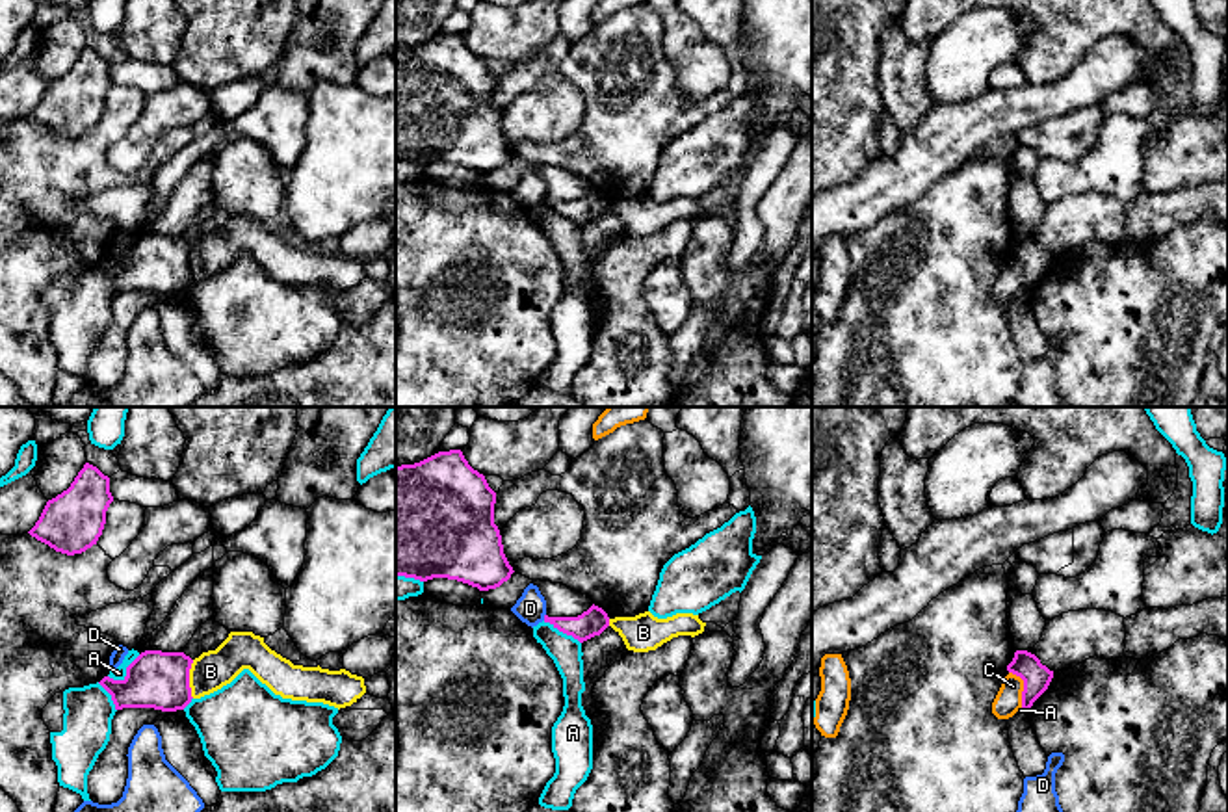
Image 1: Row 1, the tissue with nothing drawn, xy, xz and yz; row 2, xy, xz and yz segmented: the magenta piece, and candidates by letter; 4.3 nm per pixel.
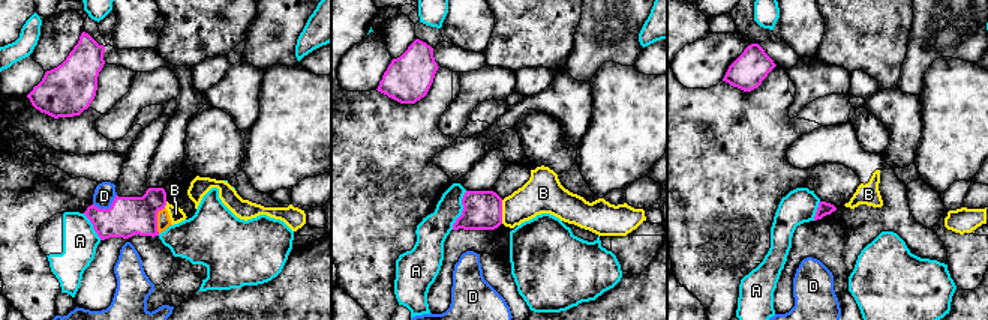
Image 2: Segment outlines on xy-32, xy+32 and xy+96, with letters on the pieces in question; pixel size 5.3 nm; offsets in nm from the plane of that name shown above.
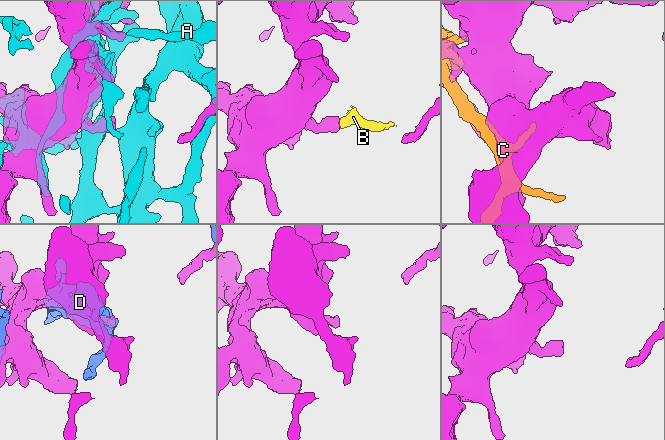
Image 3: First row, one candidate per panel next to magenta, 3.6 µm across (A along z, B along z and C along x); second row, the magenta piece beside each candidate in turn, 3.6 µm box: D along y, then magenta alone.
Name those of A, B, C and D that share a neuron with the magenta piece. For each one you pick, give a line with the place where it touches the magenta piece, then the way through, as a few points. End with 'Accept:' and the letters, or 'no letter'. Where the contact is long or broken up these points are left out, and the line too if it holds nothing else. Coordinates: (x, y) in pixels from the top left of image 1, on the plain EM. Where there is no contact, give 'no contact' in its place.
Accept: no letter

